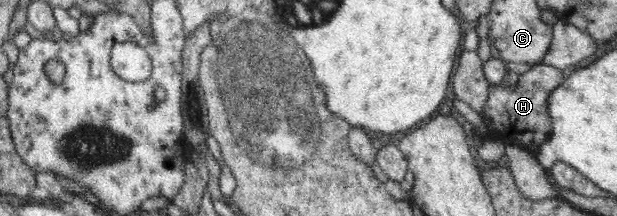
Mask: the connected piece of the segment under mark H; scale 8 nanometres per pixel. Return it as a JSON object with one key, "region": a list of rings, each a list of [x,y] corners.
{"region":[[[535,64],[517,77],[515,85],[501,87],[491,84],[488,87],[487,99],[484,103],[482,119],[488,124],[489,131],[482,135],[473,127],[474,141],[494,138],[509,143],[516,143],[527,151],[537,154],[541,145],[547,144],[551,137],[551,120],[548,116],[548,95],[564,80],[563,70],[552,65]]]}

